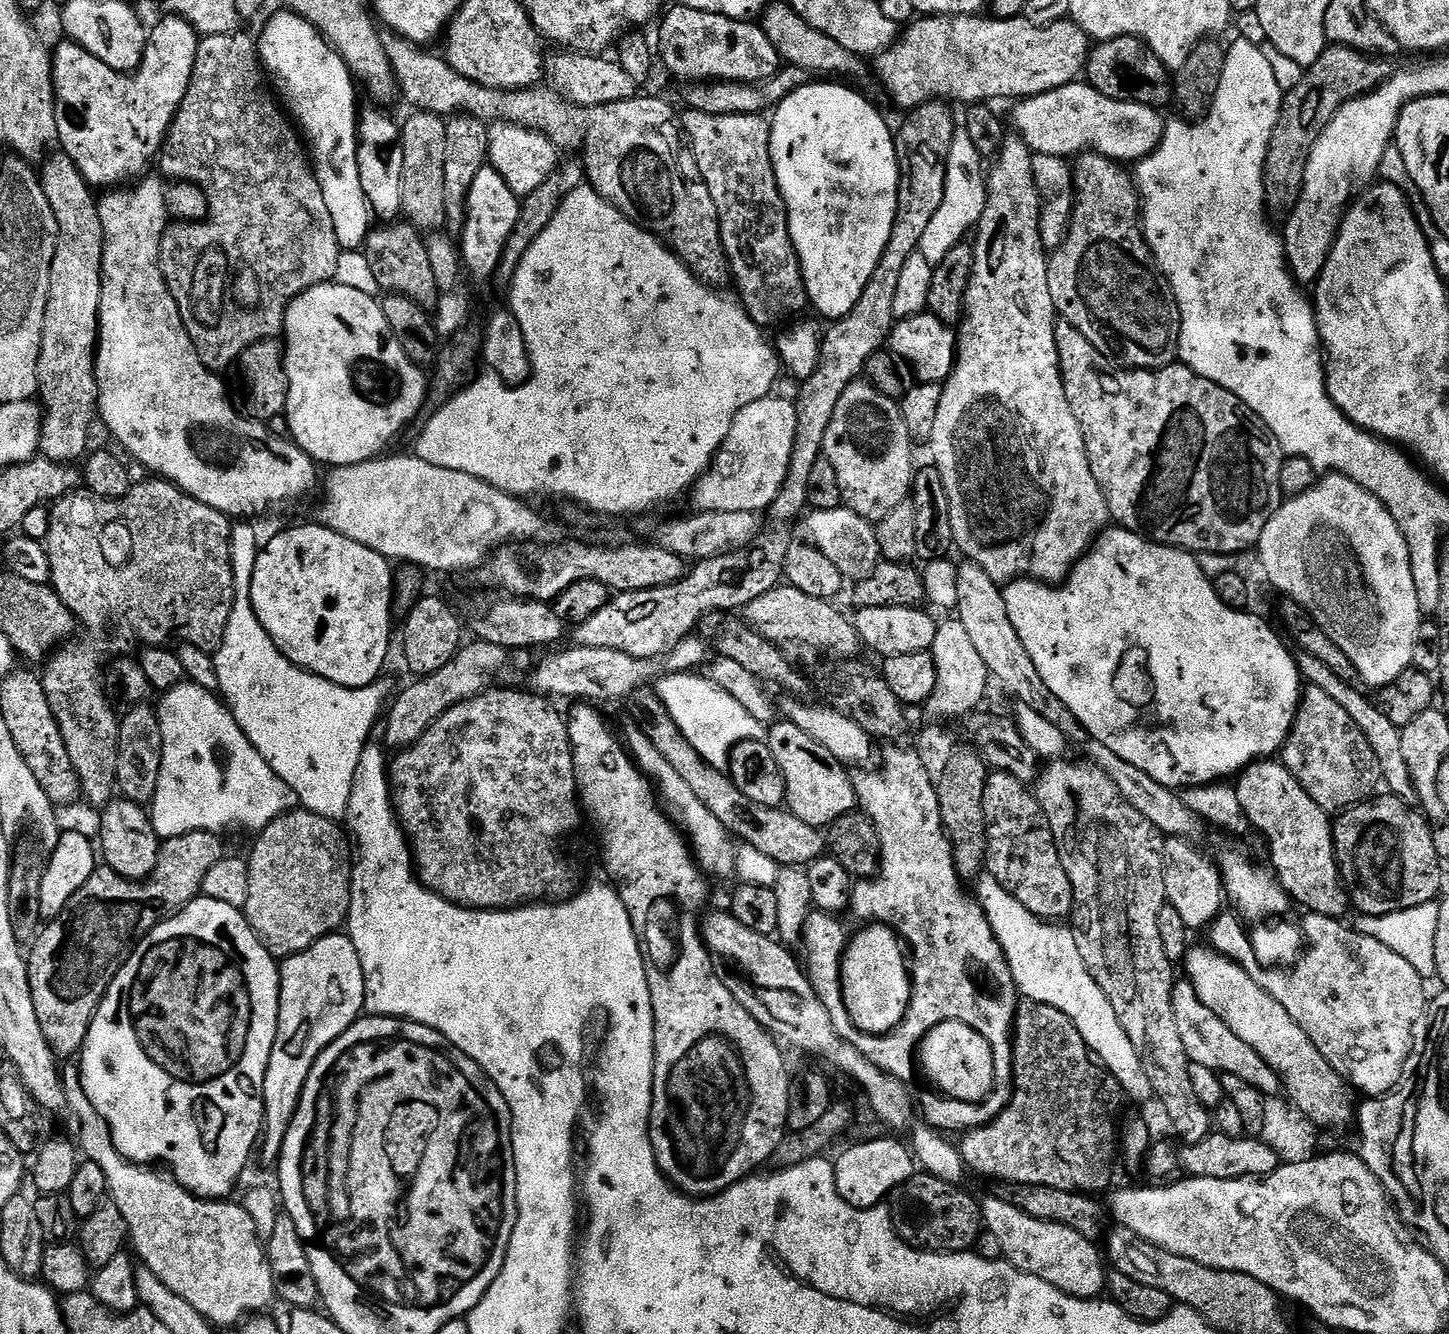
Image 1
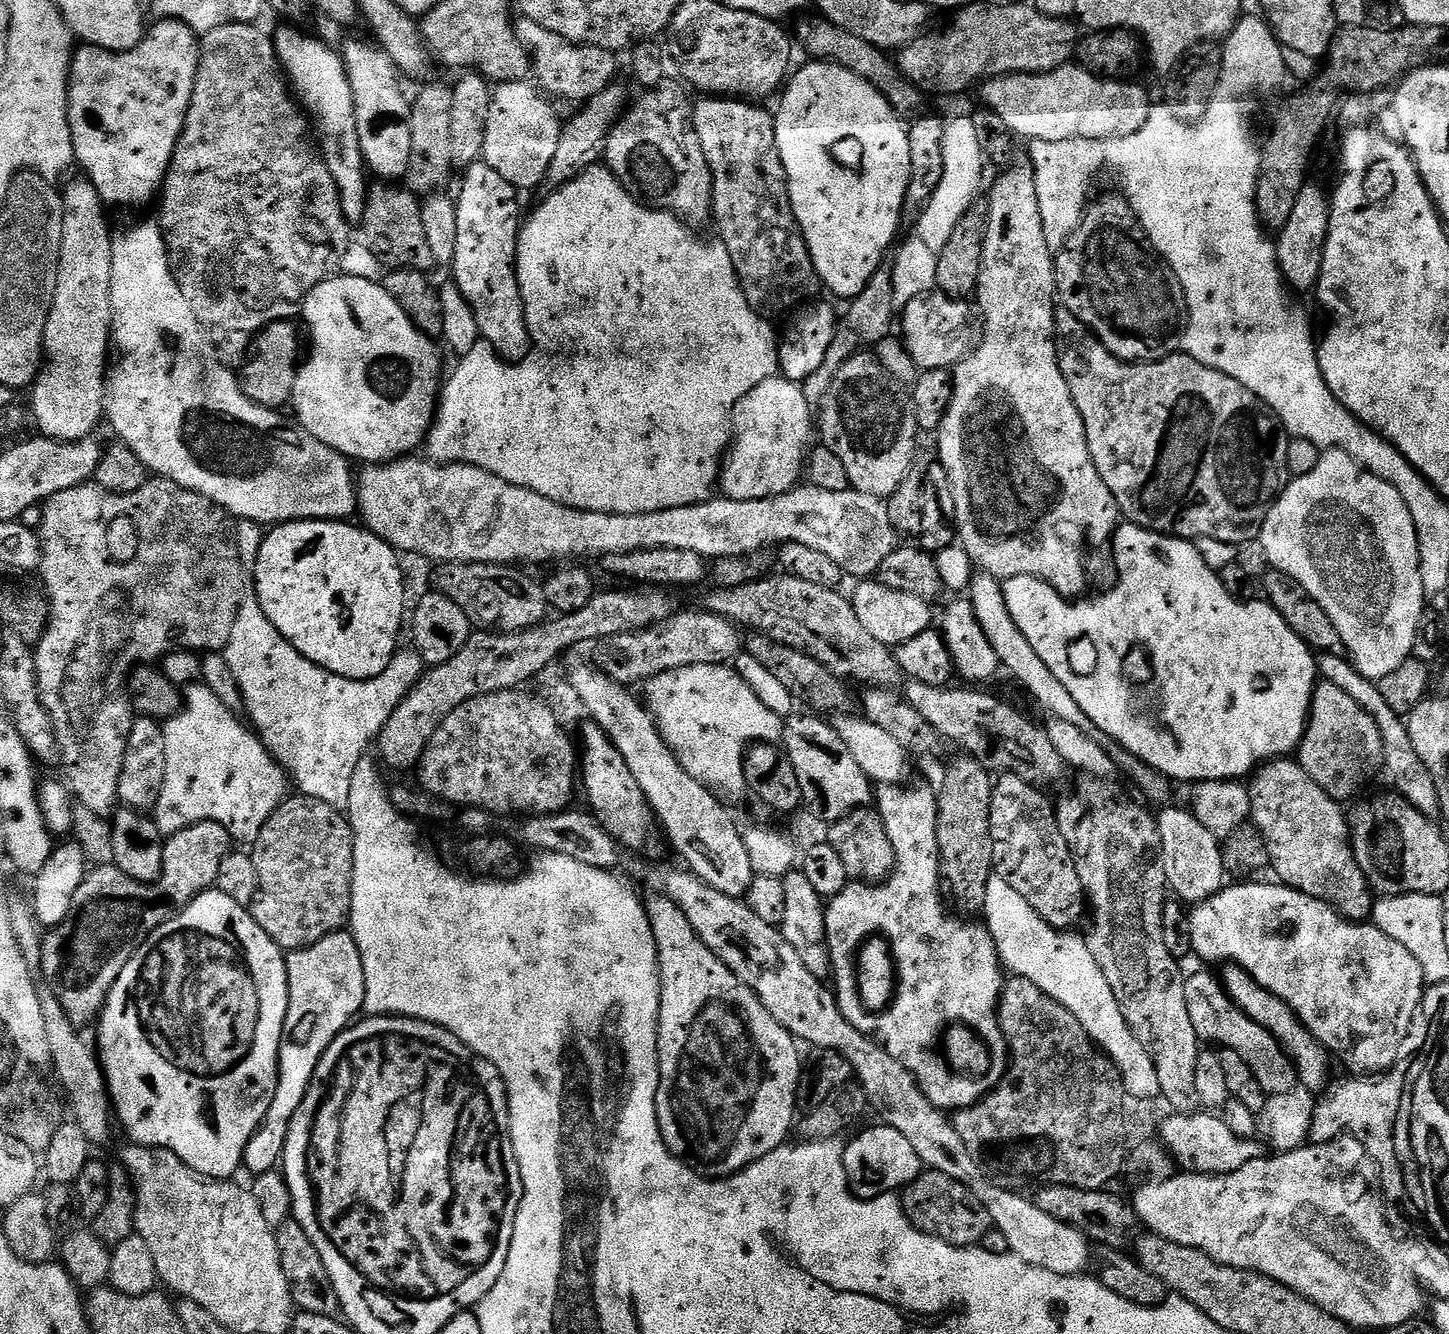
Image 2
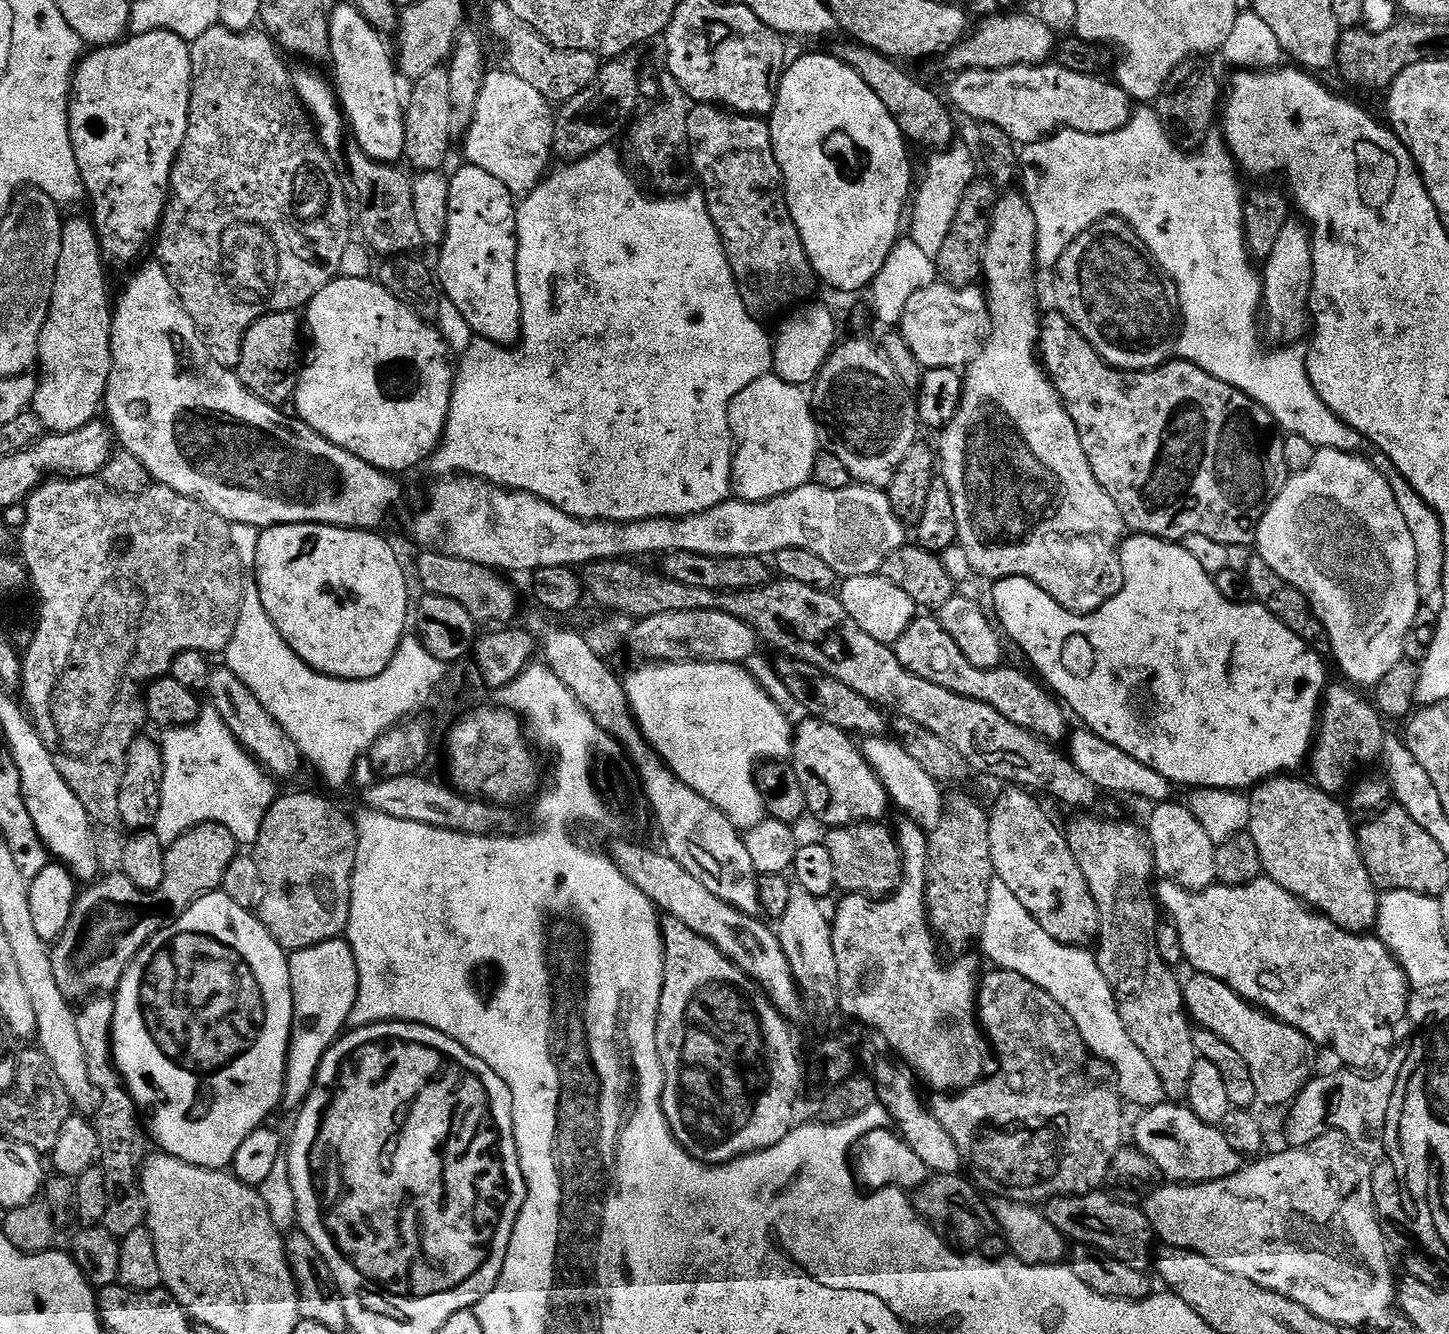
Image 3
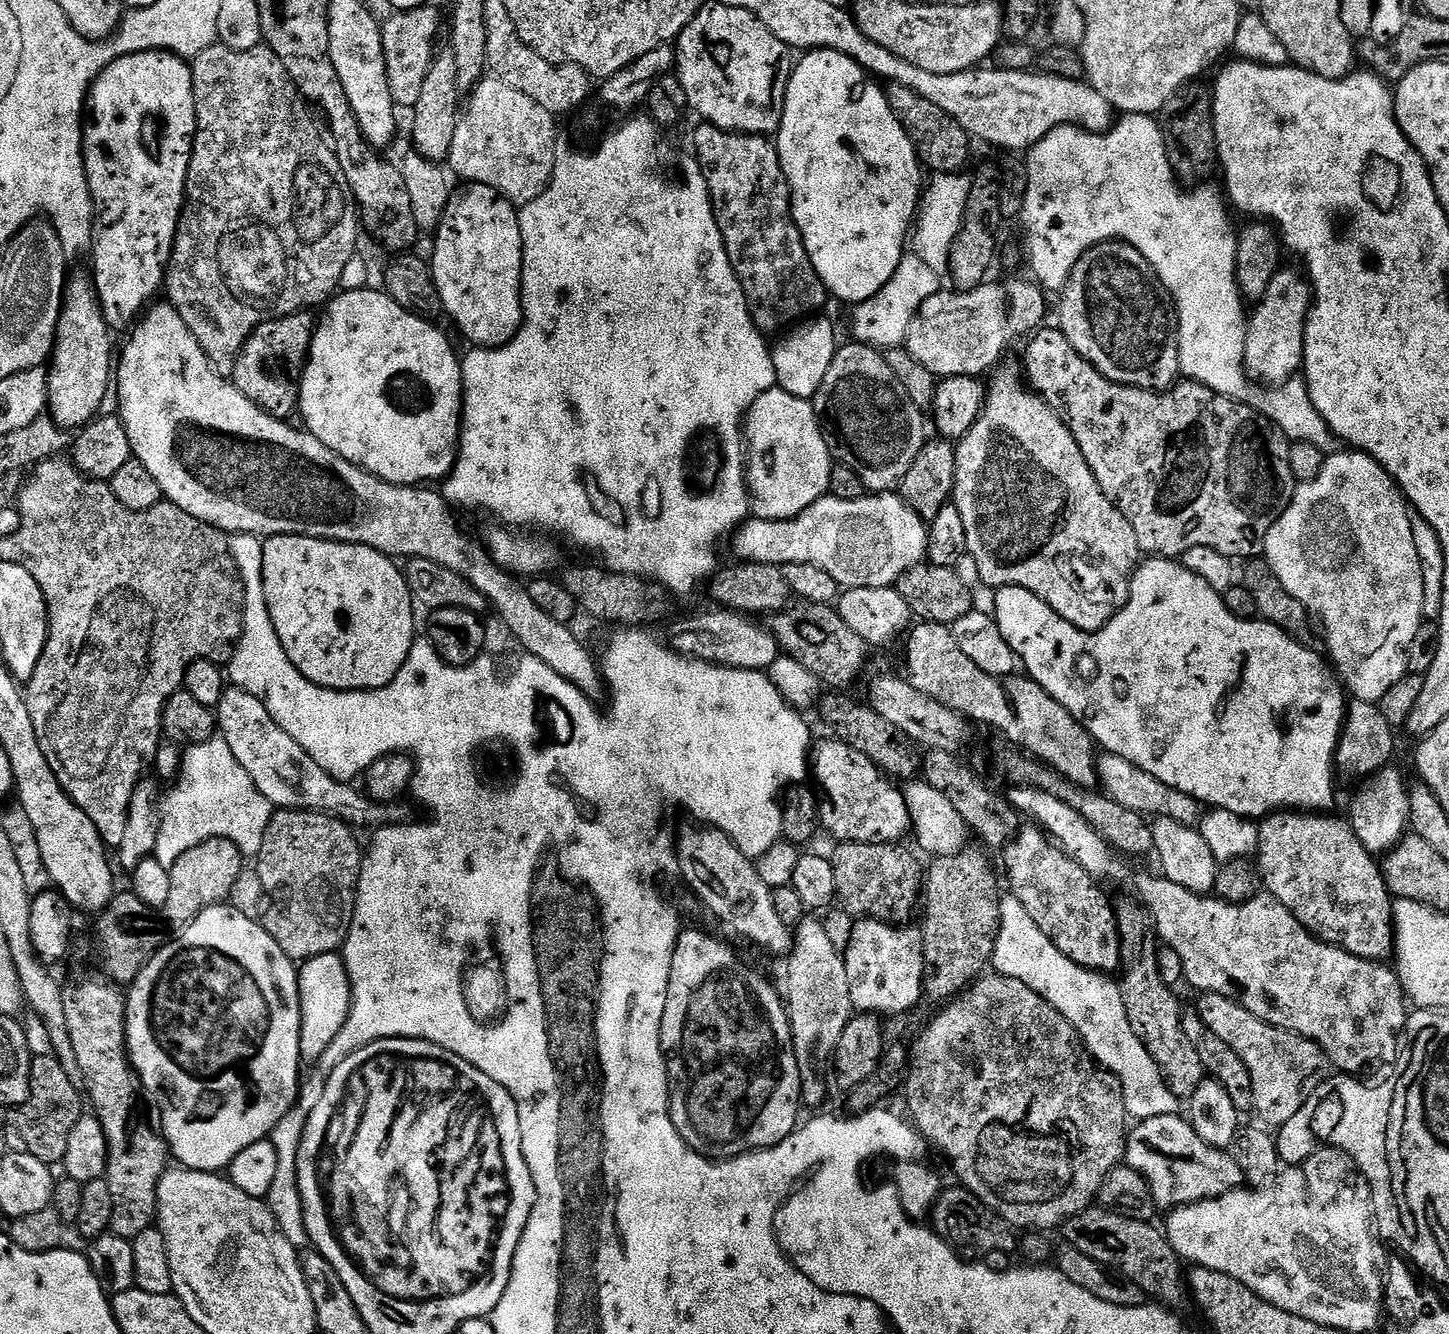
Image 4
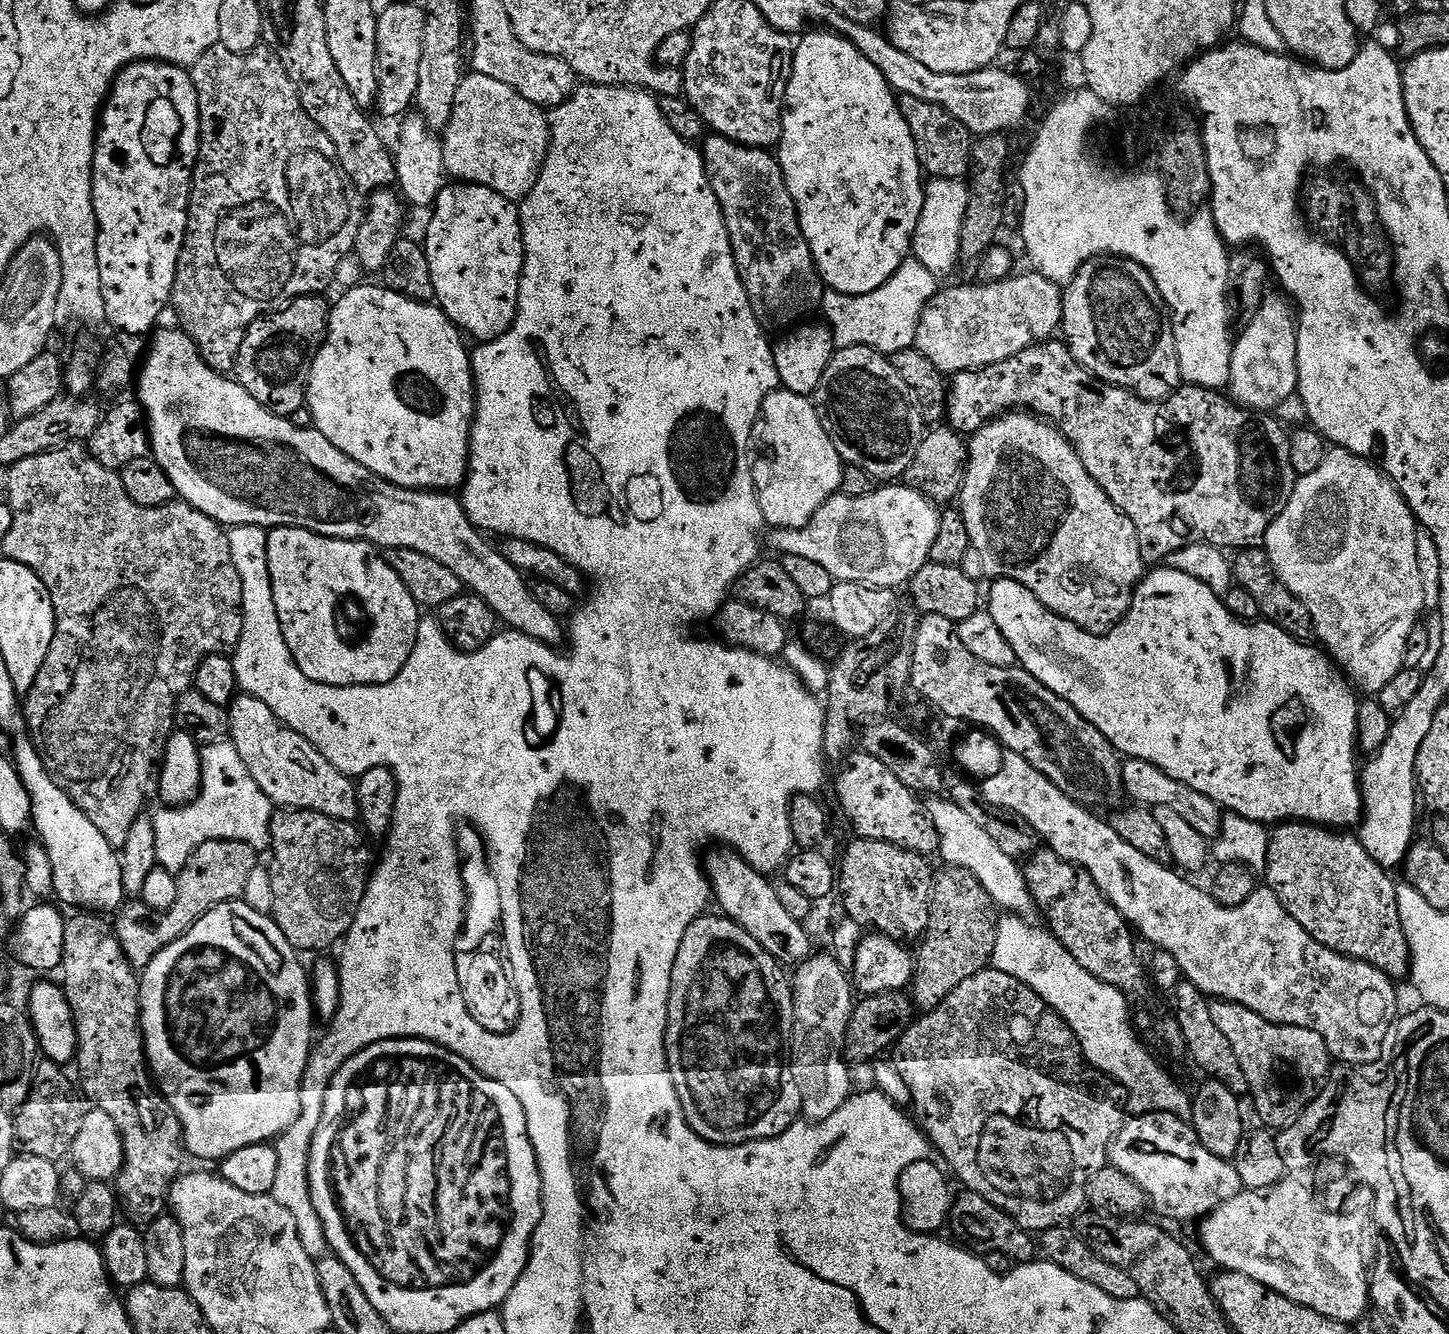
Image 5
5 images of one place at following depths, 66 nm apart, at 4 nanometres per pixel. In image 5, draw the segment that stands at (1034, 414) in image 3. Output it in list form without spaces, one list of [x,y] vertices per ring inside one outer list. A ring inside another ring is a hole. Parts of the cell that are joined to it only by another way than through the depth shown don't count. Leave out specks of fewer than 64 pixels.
[[[1013,410],[971,433],[968,440],[968,469],[958,497],[958,507],[972,544],[978,542],[978,546],[982,546],[982,520],[986,508],[996,508],[996,498],[1000,504],[1004,502],[1004,508],[1032,508],[1032,514],[1046,514],[1046,520],[1032,516],[1032,532],[1028,532],[1028,536],[1036,540],[1038,552],[1034,562],[1020,566],[1014,572],[1010,564],[1002,564],[1000,560],[994,562],[990,556],[986,556],[982,558],[985,577],[1004,580],[1004,572],[1008,572],[1012,574],[1014,582],[1026,586],[1063,620],[1069,620],[1088,632],[1107,634],[1130,610],[1136,587],[1146,575],[1146,561],[1142,558],[1134,522],[1118,511],[1102,486],[1090,478],[1086,466],[1082,466],[1082,458],[1078,458],[1074,446],[1060,433],[1059,427],[1041,420],[1039,416],[1033,416],[1027,410]]]

